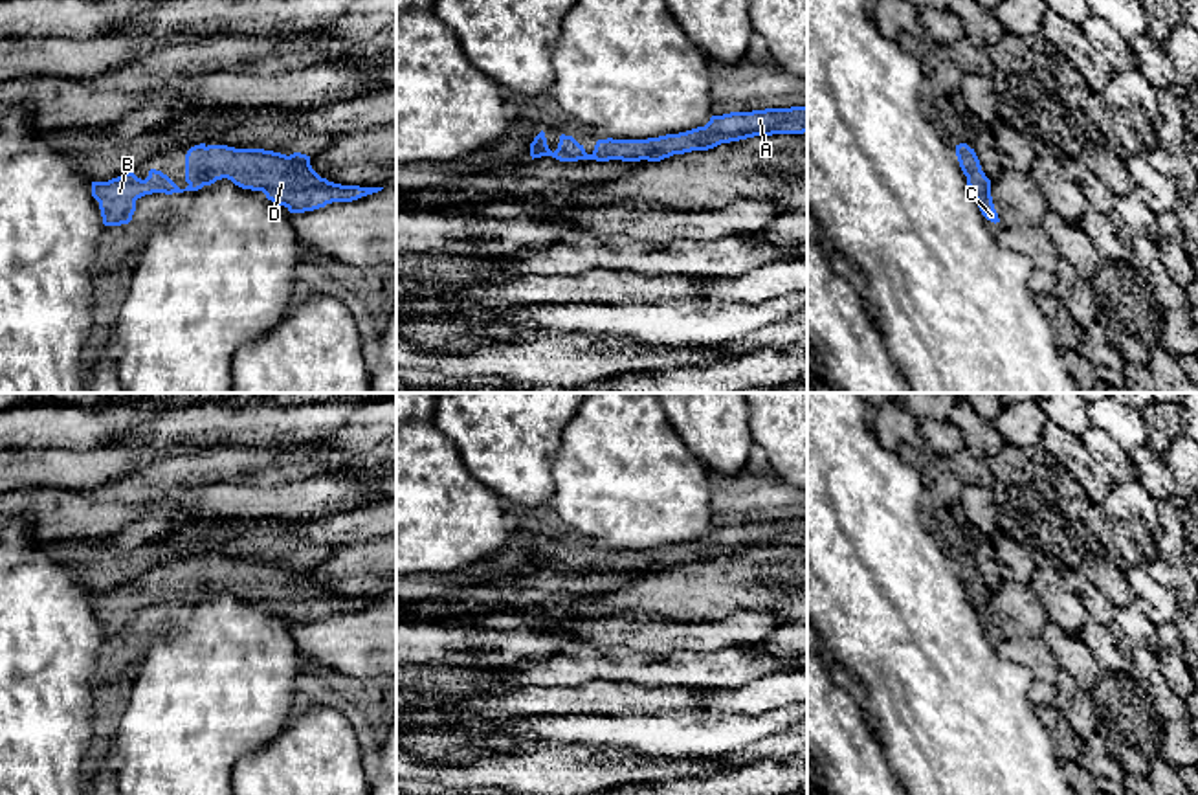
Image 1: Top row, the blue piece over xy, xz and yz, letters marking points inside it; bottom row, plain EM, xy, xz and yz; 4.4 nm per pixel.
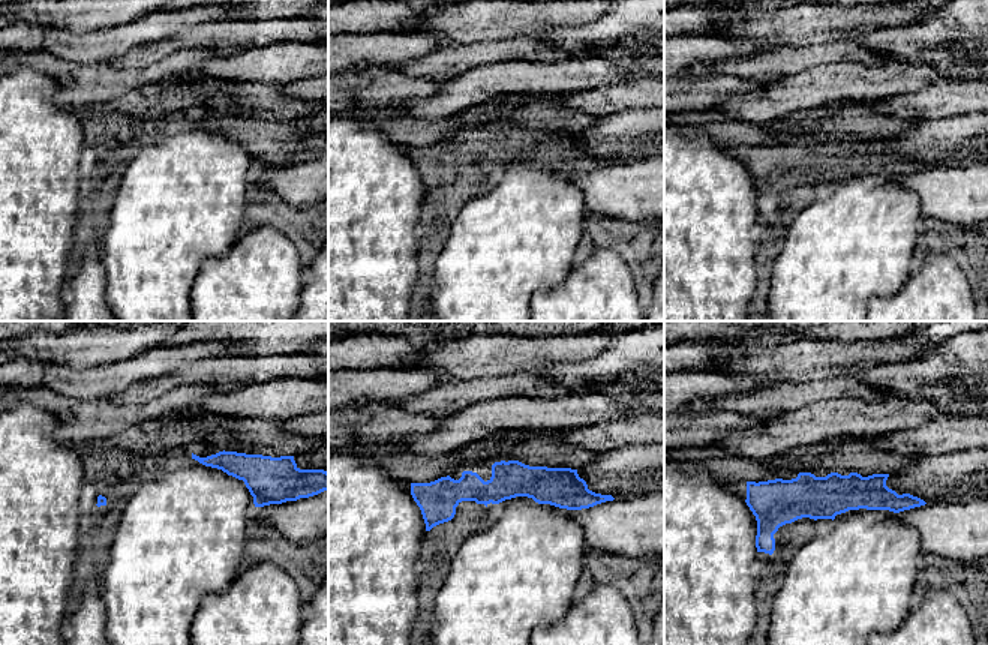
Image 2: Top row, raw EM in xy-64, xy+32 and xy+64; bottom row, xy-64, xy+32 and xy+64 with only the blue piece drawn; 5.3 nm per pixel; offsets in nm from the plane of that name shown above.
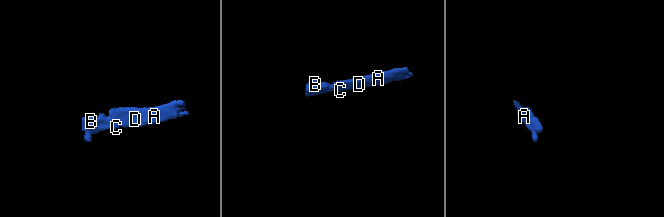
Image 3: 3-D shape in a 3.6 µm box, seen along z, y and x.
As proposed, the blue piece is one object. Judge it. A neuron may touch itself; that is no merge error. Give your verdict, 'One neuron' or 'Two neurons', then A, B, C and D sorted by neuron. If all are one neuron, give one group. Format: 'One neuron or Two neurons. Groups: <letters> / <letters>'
One neuron. Groups: A B C D

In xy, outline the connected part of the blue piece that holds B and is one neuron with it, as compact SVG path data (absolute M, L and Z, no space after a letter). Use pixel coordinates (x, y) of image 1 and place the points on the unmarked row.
M194 556L185 565L185 600L167 586L150 580L145 591L125 584L108 593L92 593L92 608L99 613L105 637L132 632L136 611L152 604L198 602L227 589L235 597L262 602L268 611L290 624L305 624L332 613L352 613L383 599L341 597L321 589L310 577L310 567L290 567L264 560L235 560L227 556Z

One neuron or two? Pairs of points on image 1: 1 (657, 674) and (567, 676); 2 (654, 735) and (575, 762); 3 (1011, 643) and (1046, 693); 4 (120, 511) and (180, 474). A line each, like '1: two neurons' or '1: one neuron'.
1: one neuron
2: two neurons
3: one neuron
4: two neurons

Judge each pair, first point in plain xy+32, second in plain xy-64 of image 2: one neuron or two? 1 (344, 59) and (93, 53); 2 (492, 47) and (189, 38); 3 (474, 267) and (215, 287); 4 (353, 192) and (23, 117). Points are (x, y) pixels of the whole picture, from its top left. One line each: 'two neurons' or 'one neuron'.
1: one neuron
2: one neuron
3: two neurons
4: one neuron

